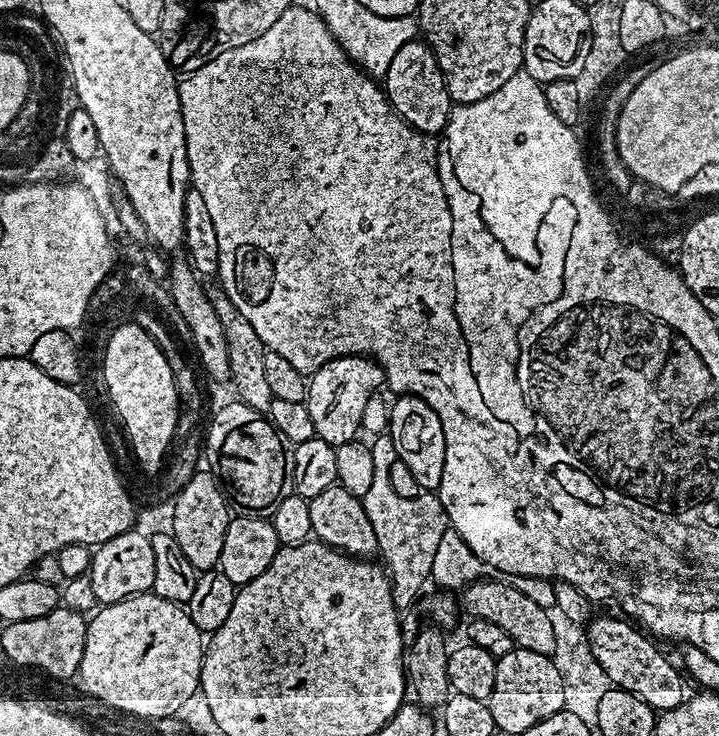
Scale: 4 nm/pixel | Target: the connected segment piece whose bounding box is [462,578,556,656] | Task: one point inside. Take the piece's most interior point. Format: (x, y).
(528, 624)

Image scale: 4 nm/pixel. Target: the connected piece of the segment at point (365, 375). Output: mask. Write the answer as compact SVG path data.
M341 356L324 363L311 373L305 400L316 435L335 448L353 443L368 408L368 399L385 383L384 372L365 356Z

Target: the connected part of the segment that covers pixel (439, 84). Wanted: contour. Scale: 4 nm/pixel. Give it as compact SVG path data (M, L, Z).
M423 39L406 42L406 46L402 46L398 54L394 54L393 60L390 61L390 70L386 70L382 77L382 87L392 104L392 109L414 130L425 134L439 134L452 117L454 105L446 90L438 58L434 58L432 48L424 43Z

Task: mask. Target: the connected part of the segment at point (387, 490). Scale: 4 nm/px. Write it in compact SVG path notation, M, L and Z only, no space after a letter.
M391 433L371 440L369 448L373 459L373 485L361 497L363 509L374 529L376 547L384 561L385 569L392 583L391 598L399 613L404 614L414 602L417 603L420 590L431 579L432 563L441 537L450 526L445 507L437 493L422 492L414 498L401 498L395 494L390 485L390 468L398 460L397 447Z

